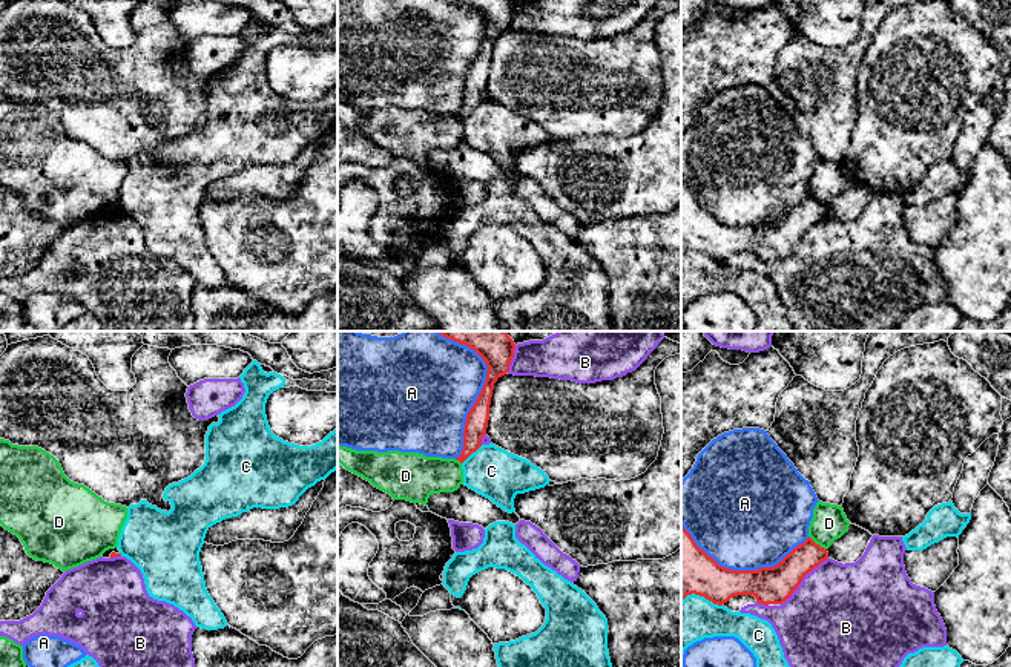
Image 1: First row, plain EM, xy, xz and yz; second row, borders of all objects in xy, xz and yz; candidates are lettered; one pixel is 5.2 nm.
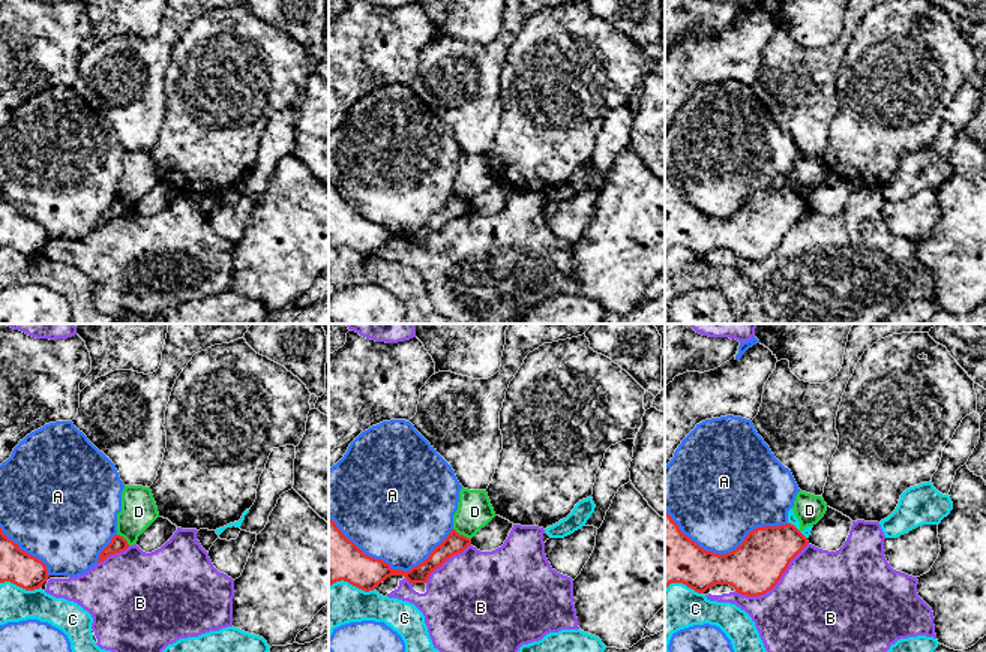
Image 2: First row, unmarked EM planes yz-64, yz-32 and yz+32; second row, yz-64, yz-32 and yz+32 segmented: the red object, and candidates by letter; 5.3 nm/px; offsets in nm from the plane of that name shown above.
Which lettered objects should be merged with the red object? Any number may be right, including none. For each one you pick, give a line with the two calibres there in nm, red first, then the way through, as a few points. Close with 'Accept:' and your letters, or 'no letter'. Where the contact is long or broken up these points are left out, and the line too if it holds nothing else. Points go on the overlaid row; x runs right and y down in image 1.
Accept: no letter

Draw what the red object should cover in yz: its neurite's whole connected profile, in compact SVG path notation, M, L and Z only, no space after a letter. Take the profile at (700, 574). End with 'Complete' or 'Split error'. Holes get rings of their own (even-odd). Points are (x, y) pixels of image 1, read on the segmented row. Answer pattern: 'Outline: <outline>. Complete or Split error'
Outline: M681 524L681 601L687 595L695 593L704 596L713 604L723 606L733 596L753 595L756 601L764 606L782 604L798 589L802 578L827 558L827 549L821 547L808 537L773 567L732 570L720 566L712 557L700 549Z. Complete

